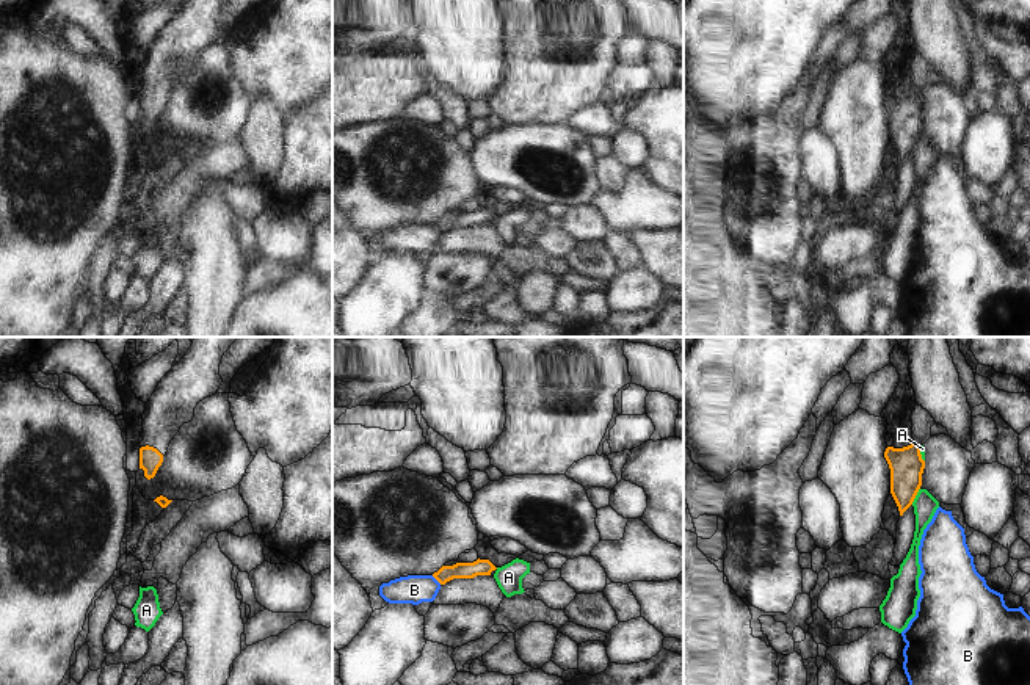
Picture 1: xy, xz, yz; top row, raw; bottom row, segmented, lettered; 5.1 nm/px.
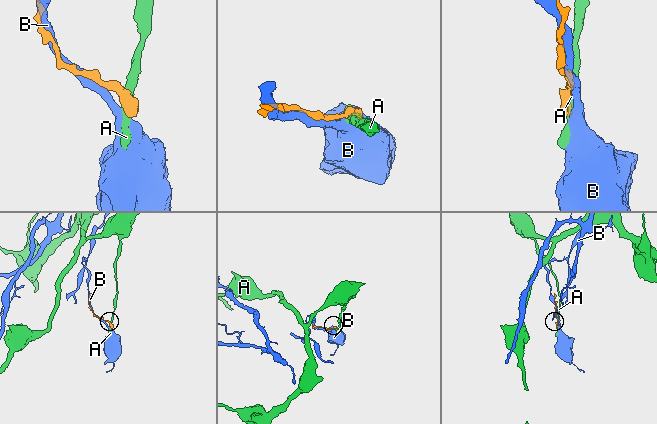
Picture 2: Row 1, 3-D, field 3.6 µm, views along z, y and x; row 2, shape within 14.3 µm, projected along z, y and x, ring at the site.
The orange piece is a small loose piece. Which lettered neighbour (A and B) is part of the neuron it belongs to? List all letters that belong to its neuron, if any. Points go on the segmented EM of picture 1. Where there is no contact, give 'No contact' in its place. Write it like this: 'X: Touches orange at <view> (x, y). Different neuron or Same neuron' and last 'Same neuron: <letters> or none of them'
A: Touches orange at yz (916, 494). Different neuron
B: Touches orange at xz (436, 579). Different neuron
Same neuron: none of them

